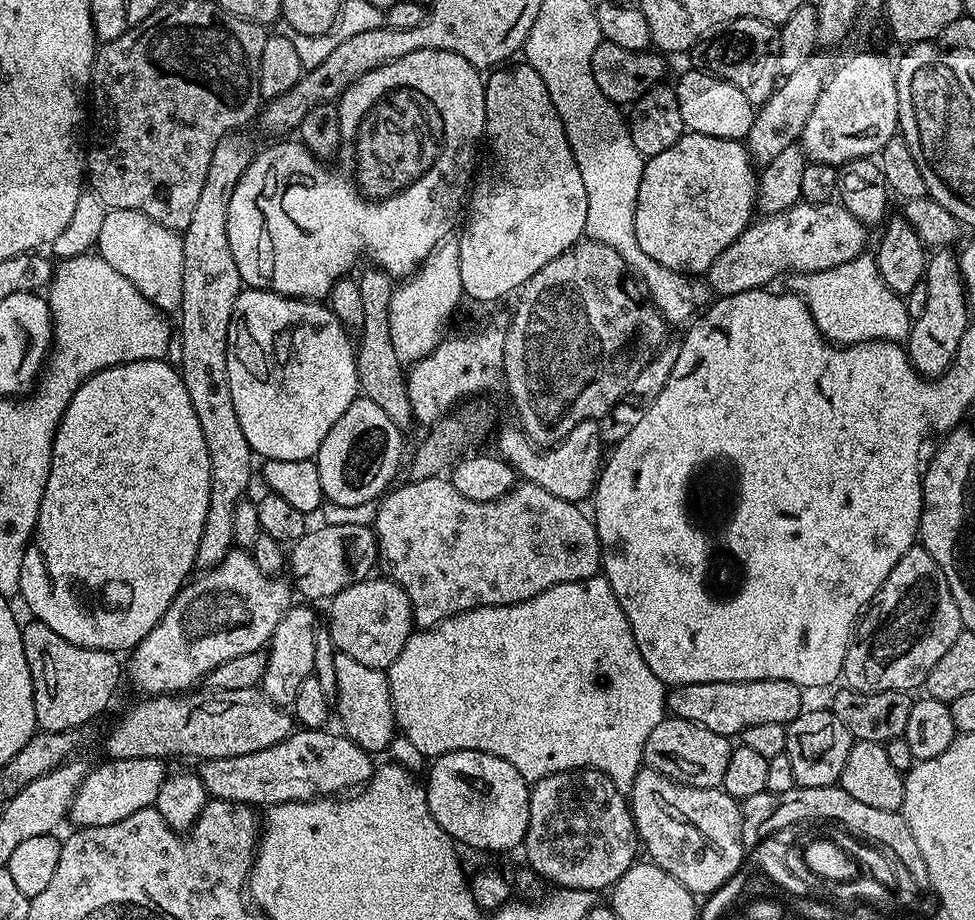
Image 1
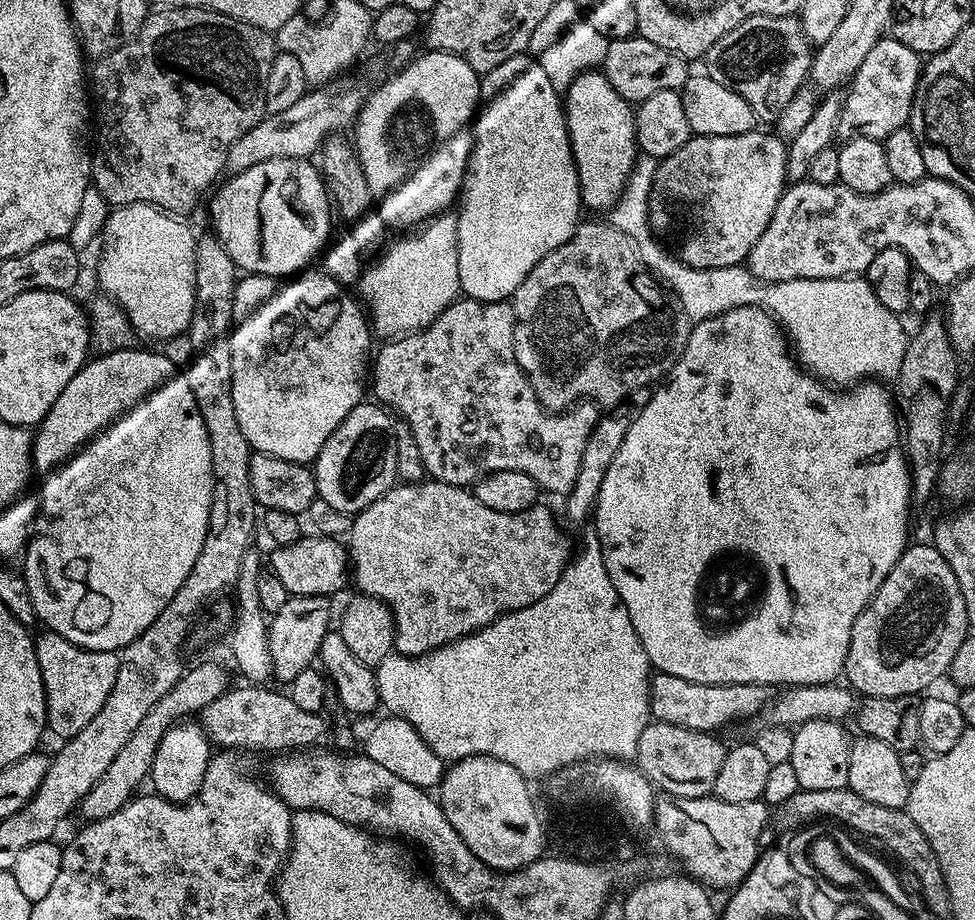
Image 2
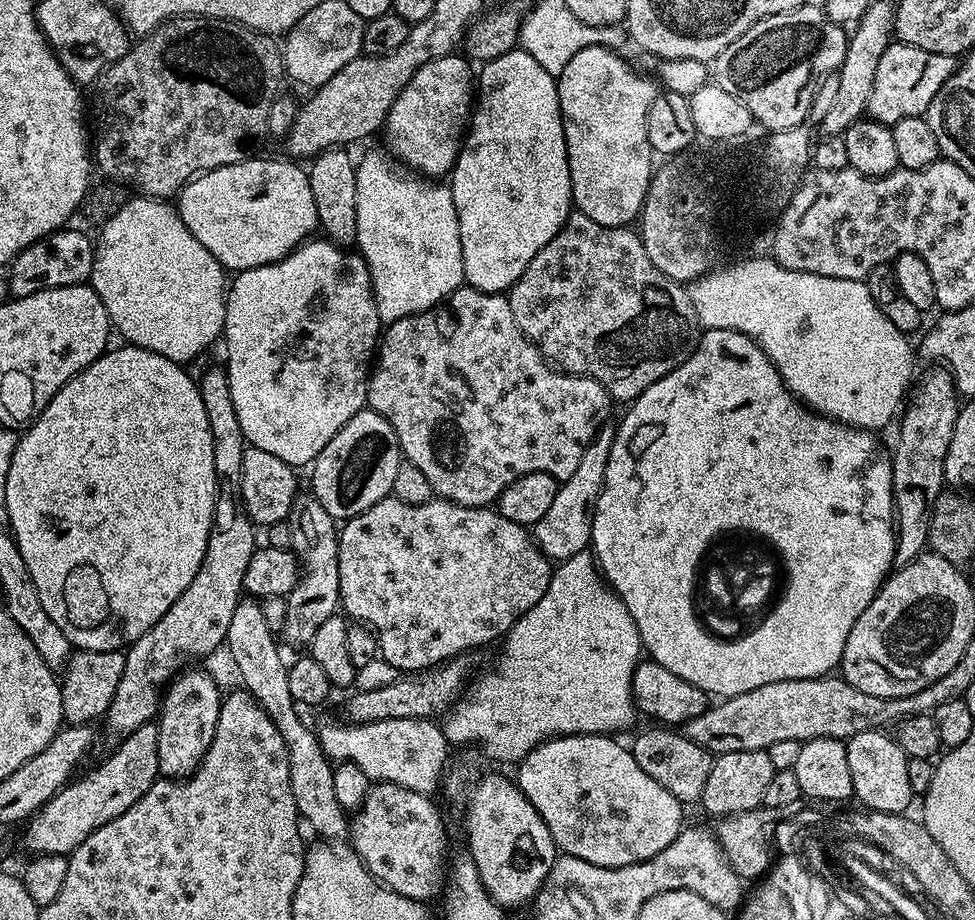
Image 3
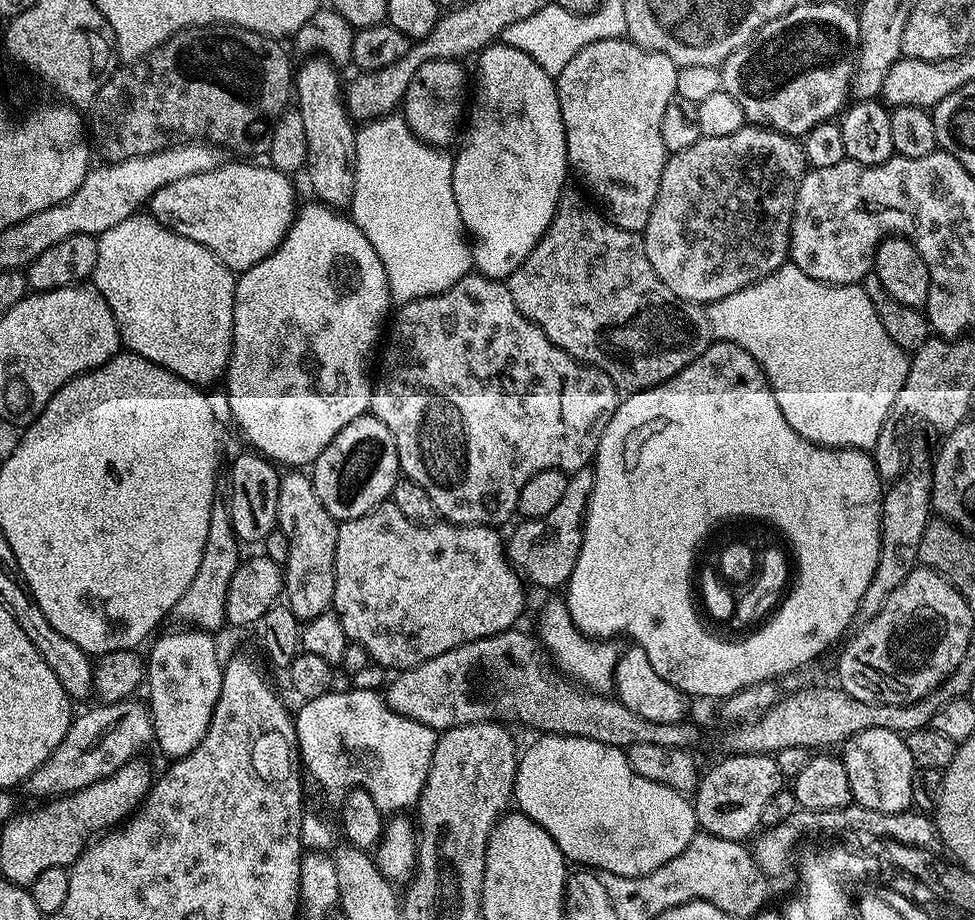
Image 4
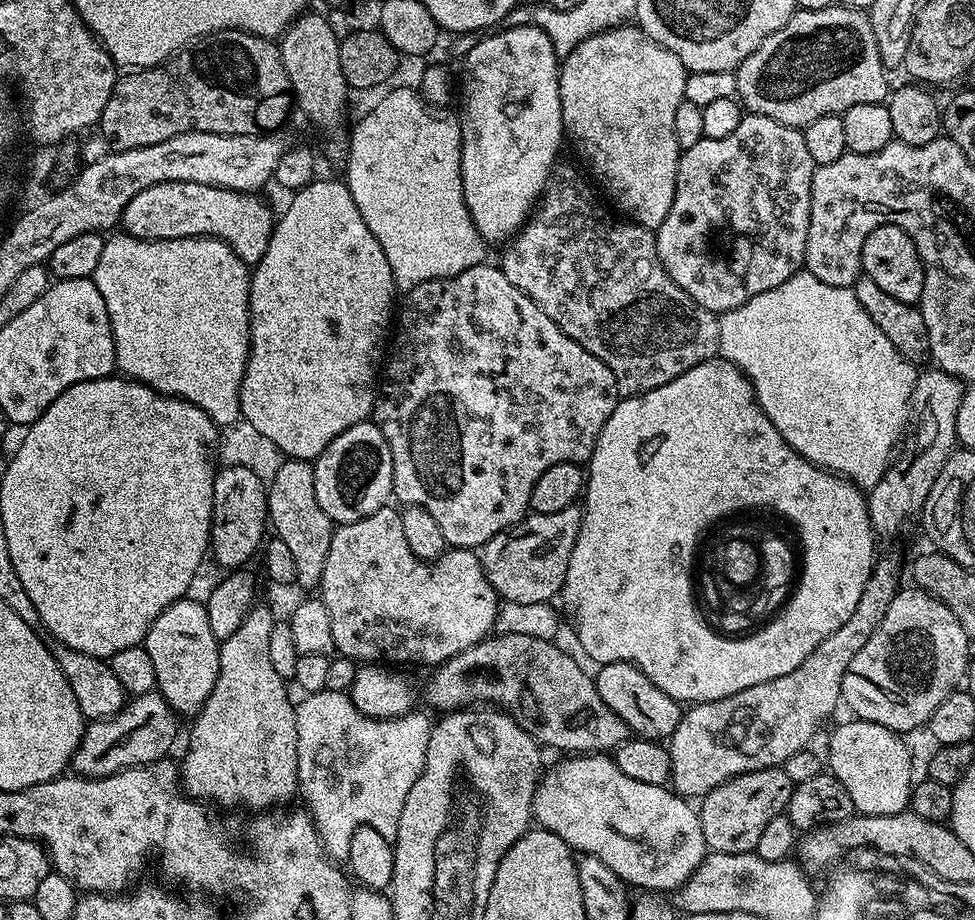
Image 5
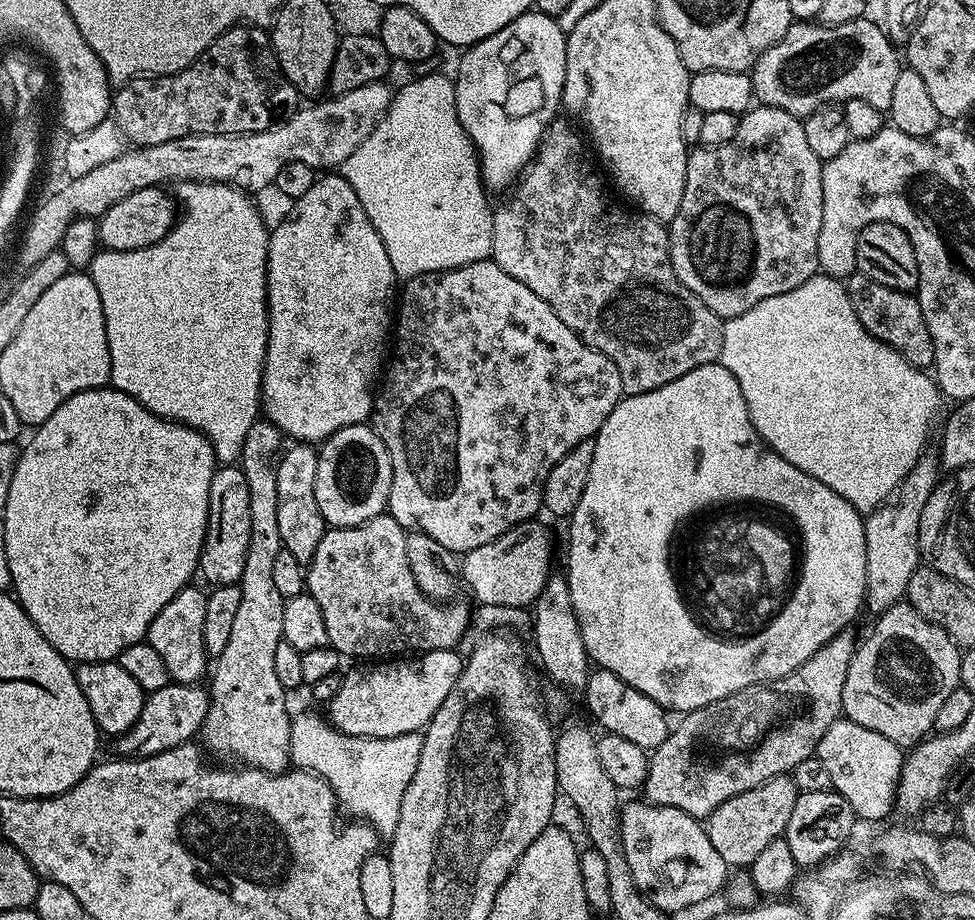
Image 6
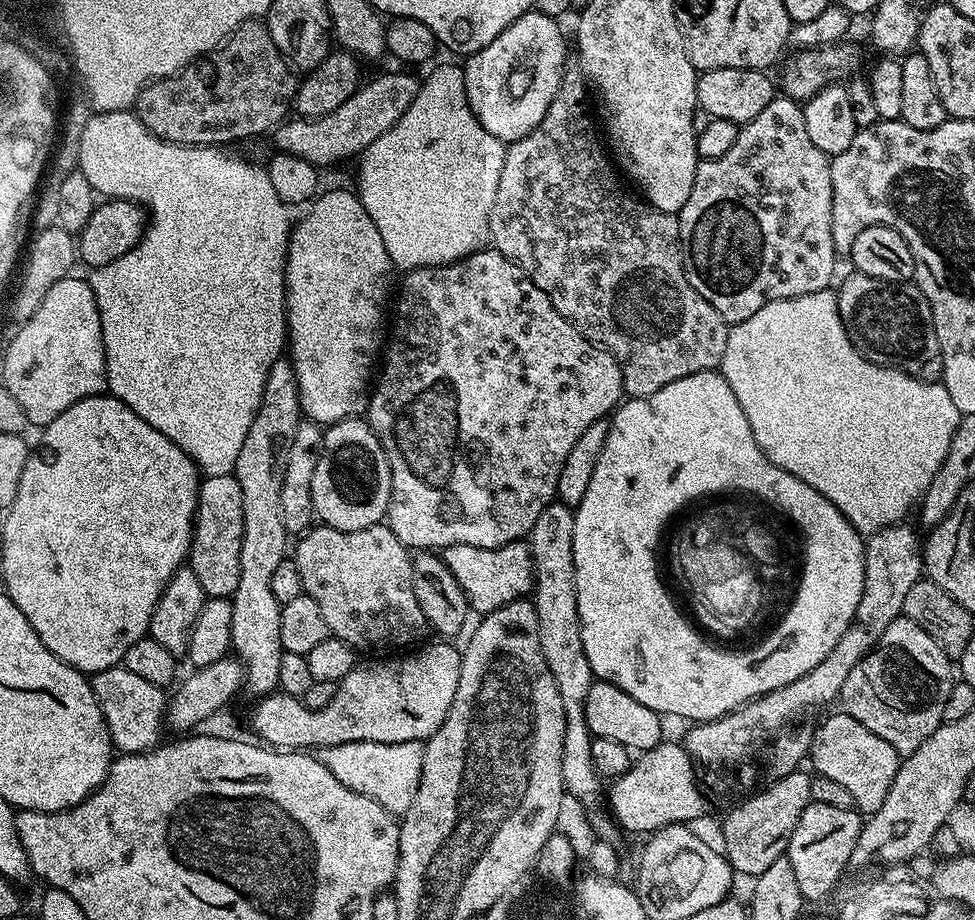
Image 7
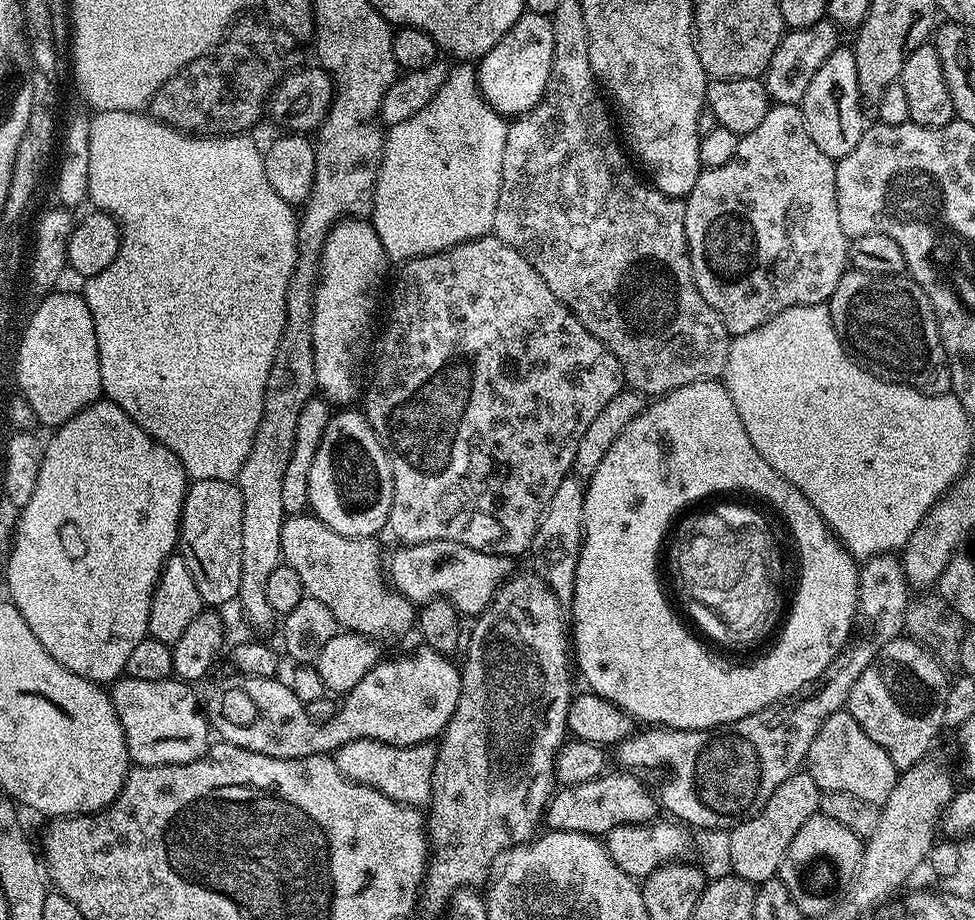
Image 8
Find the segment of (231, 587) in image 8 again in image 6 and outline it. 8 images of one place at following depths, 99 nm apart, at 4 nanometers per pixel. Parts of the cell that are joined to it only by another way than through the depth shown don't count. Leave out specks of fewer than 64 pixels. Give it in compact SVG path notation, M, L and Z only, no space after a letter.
M239 466L217 467L210 482L210 506L208 507L208 529L200 551L199 575L209 580L209 585L239 584L242 566L246 566L246 550L250 546L250 486L246 486L246 474Z

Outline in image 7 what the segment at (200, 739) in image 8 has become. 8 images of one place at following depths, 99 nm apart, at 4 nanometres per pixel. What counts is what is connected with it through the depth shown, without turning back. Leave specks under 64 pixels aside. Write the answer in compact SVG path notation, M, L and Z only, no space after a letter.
M123 666L91 673L90 683L117 753L146 752L161 743L160 731L166 728L165 689L154 686L154 682L146 682Z

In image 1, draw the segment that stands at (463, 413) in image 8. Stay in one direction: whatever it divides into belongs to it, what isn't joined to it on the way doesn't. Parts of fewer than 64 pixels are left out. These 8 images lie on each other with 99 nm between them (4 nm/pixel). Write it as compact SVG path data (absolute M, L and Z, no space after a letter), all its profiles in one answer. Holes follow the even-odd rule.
M484 324L481 328L472 328L469 332L460 332L457 336L445 335L440 344L426 358L411 365L407 369L408 393L410 406L417 421L425 426L431 426L444 419L453 411L452 404L464 400L467 396L476 396L479 392L492 392L502 384L502 369L504 366L504 334L506 328L500 324ZM587 420L578 422L570 434L560 444L553 444L545 447L543 450L530 449L530 441L524 429L519 426L513 428L504 428L496 436L495 451L502 457L507 464L515 470L517 474L524 472L529 481L542 490L554 494L554 498L562 498L571 504L580 504L584 499L591 497L596 491L596 480L600 477L602 467L602 457L606 452L606 445L600 439L600 420Z

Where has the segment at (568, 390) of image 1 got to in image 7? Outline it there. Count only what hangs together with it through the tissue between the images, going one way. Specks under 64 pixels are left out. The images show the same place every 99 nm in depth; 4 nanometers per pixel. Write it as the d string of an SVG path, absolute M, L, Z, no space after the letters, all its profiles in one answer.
M576 66L565 67L562 82L558 86L558 94L554 94L542 122L538 122L538 126L534 126L534 130L530 130L528 136L523 136L521 140L513 140L507 145L502 162L502 178L498 178L498 194L494 194L494 210L490 210L488 215L490 244L506 258L515 262L531 278L534 286L538 286L538 290L547 292L558 314L565 316L590 343L597 344L616 359L622 370L625 397L649 396L662 390L662 386L670 386L670 382L678 382L678 378L719 369L726 354L726 338L730 325L722 318L722 314L718 314L718 310L714 310L714 306L710 306L710 302L706 302L706 298L702 298L702 294L698 294L698 290L694 290L694 286L690 286L686 278L684 251L680 245L679 219L673 213L658 210L635 191L628 192L629 185L622 179L617 165L610 159L601 137L600 140L596 137L598 124L594 119L593 105L592 108L588 105L588 96L590 100L590 88L583 72Z

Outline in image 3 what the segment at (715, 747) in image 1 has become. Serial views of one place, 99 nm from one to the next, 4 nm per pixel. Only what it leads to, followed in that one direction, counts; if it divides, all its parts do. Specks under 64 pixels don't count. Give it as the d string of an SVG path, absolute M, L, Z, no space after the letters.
M648 726L645 732L640 732L630 741L630 747L634 754L634 762L658 782L658 786L666 786L674 798L680 800L681 805L699 801L702 794L702 786L706 786L706 778L710 778L713 753L706 751L698 742L690 742L681 731L671 730L666 726Z

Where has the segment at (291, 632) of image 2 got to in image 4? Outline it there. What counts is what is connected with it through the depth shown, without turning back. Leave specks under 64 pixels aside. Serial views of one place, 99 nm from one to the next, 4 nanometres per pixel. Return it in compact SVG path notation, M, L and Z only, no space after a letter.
M288 470L281 475L276 523L279 531L286 534L286 542L290 542L290 558L282 565L283 599L297 620L307 622L318 618L318 614L331 609L334 598L334 554L338 546L338 522L322 506L307 471Z

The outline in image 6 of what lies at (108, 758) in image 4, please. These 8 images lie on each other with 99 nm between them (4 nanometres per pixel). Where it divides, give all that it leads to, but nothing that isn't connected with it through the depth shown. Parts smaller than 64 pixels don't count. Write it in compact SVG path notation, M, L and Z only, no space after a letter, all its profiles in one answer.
M170 682L162 686L162 690L154 690L144 697L142 714L138 714L138 722L130 726L120 736L115 737L114 744L121 757L135 758L162 754L162 750L170 750L174 746L182 746L193 739L192 736L203 729L208 713L210 692L200 684L178 684Z

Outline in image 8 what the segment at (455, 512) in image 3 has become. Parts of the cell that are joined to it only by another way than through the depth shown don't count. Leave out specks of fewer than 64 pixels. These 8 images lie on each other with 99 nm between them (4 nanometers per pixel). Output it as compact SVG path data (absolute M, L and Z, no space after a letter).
M292 514L285 519L282 526L282 560L289 564L298 578L302 578L305 593L318 602L323 602L334 614L337 625L345 632L357 632L359 636L367 636L369 640L385 642L396 640L408 631L413 631L418 620L418 608L411 600L391 587L386 579L386 564L380 560L379 539L371 536L343 536L330 526L323 524L317 516L311 514Z

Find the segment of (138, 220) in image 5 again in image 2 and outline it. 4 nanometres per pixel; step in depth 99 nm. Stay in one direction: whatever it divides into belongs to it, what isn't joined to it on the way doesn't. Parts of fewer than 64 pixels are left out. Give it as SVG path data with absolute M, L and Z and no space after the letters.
M282 158L258 162L258 166L250 166L250 170L237 172L227 178L228 181L225 179L215 189L217 192L212 200L212 224L216 227L214 229L216 239L222 242L226 254L230 254L230 258L241 273L292 278L305 271L311 265L308 263L325 251L333 235L334 208L330 203L330 193L319 167L311 159Z

